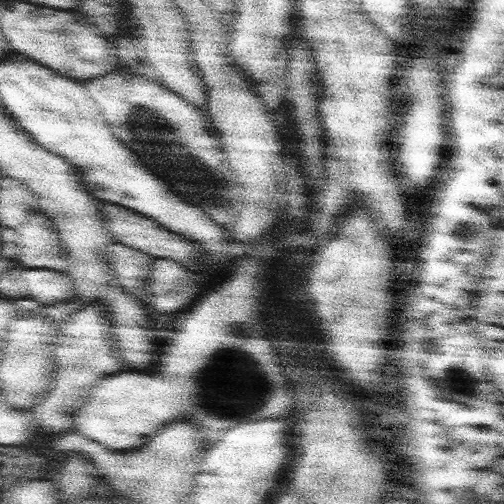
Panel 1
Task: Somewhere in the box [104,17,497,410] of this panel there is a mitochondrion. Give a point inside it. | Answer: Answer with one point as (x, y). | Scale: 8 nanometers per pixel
(189, 170)

